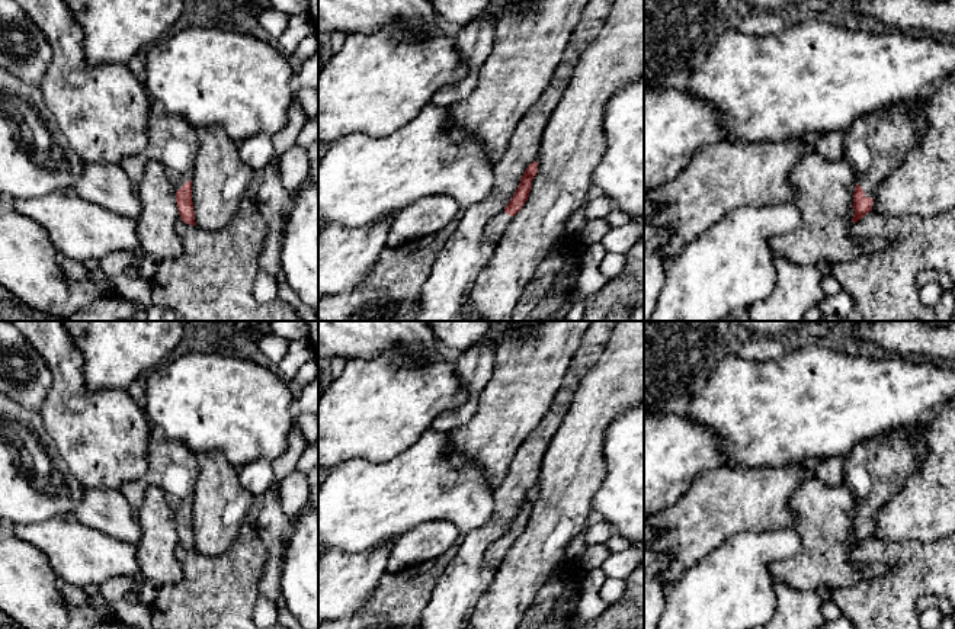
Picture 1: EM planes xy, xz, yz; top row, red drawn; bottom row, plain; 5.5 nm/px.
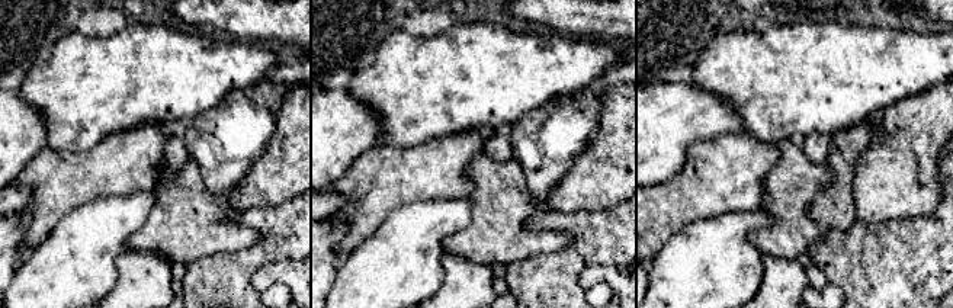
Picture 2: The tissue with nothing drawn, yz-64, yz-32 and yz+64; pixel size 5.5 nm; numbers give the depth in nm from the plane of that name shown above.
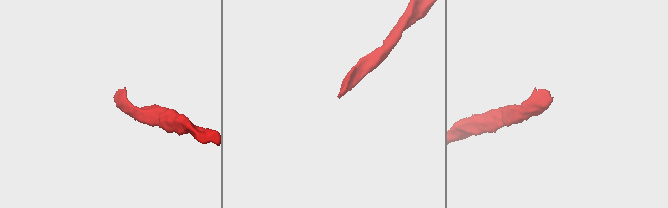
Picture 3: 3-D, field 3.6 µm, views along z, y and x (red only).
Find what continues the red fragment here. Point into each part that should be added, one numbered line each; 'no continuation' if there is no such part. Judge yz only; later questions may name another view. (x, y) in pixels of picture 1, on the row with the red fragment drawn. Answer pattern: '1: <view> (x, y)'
1: yz (875, 144)

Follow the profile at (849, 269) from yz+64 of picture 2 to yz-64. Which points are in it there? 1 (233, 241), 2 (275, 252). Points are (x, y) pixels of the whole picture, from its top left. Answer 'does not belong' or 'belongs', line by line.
1: does not belong
2: belongs

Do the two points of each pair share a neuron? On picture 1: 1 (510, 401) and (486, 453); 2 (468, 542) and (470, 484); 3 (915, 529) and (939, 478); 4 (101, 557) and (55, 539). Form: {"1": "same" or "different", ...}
{"1": "same", "2": "different", "3": "same", "4": "same"}

